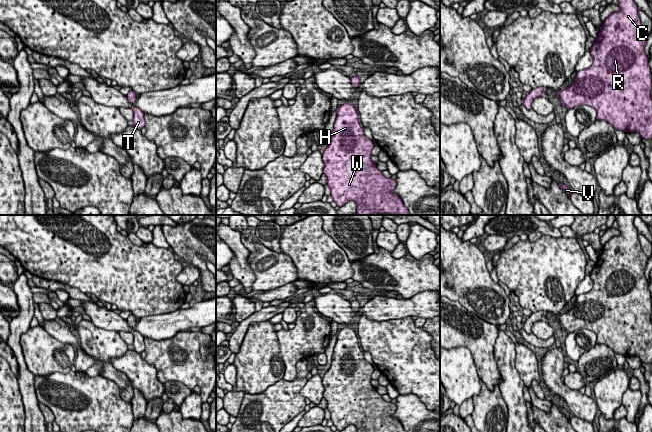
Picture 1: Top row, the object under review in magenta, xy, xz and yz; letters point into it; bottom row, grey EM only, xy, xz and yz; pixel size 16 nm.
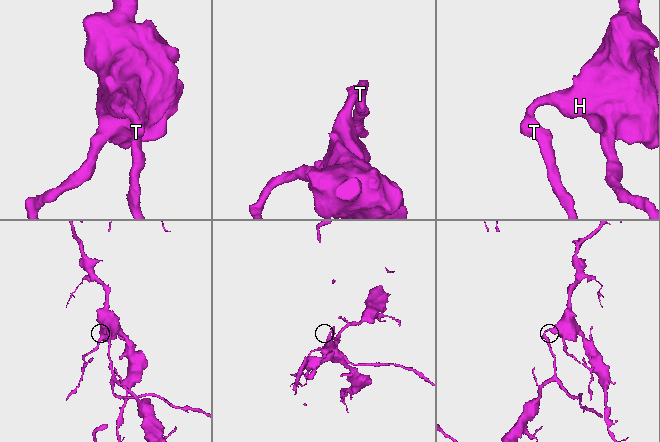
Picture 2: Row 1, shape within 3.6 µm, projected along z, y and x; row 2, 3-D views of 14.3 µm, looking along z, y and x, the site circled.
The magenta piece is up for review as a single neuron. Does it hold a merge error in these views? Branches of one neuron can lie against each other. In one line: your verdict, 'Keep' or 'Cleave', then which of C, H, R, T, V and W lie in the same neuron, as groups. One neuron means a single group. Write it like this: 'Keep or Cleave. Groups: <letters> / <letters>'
Keep. Groups: C H R T V W

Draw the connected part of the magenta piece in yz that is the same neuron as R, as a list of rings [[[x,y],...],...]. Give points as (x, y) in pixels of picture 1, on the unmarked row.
[[[615,215],[620,235],[611,237],[603,246],[602,252],[589,274],[593,281],[592,289],[578,295],[572,309],[554,317],[560,323],[559,330],[571,333],[588,329],[596,334],[596,344],[604,344],[616,354],[639,357],[642,362],[647,364],[652,361],[652,301],[645,277],[648,257],[643,252],[638,239],[639,234],[634,225],[635,217],[636,215]]]

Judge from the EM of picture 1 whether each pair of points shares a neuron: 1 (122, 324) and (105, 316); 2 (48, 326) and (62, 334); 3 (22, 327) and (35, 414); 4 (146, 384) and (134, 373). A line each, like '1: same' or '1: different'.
1: same
2: same
3: same
4: same

